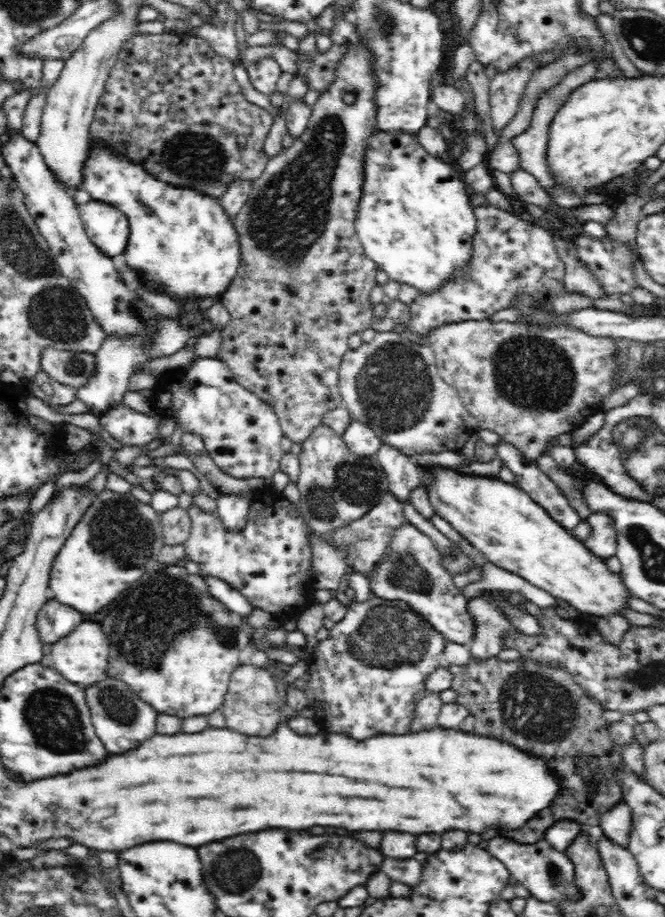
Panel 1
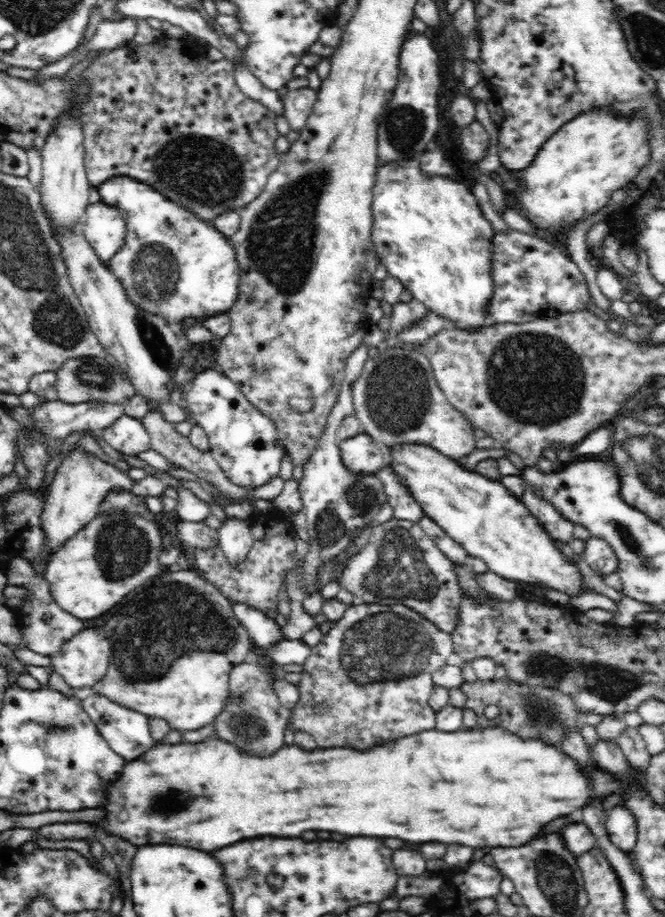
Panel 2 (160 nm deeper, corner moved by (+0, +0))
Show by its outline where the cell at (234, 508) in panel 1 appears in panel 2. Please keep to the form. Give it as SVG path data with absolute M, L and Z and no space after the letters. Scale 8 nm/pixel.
M232 517L223 522L222 528L217 532L219 547L224 553L224 558L230 565L239 567L253 546L251 528L246 526L242 519Z

